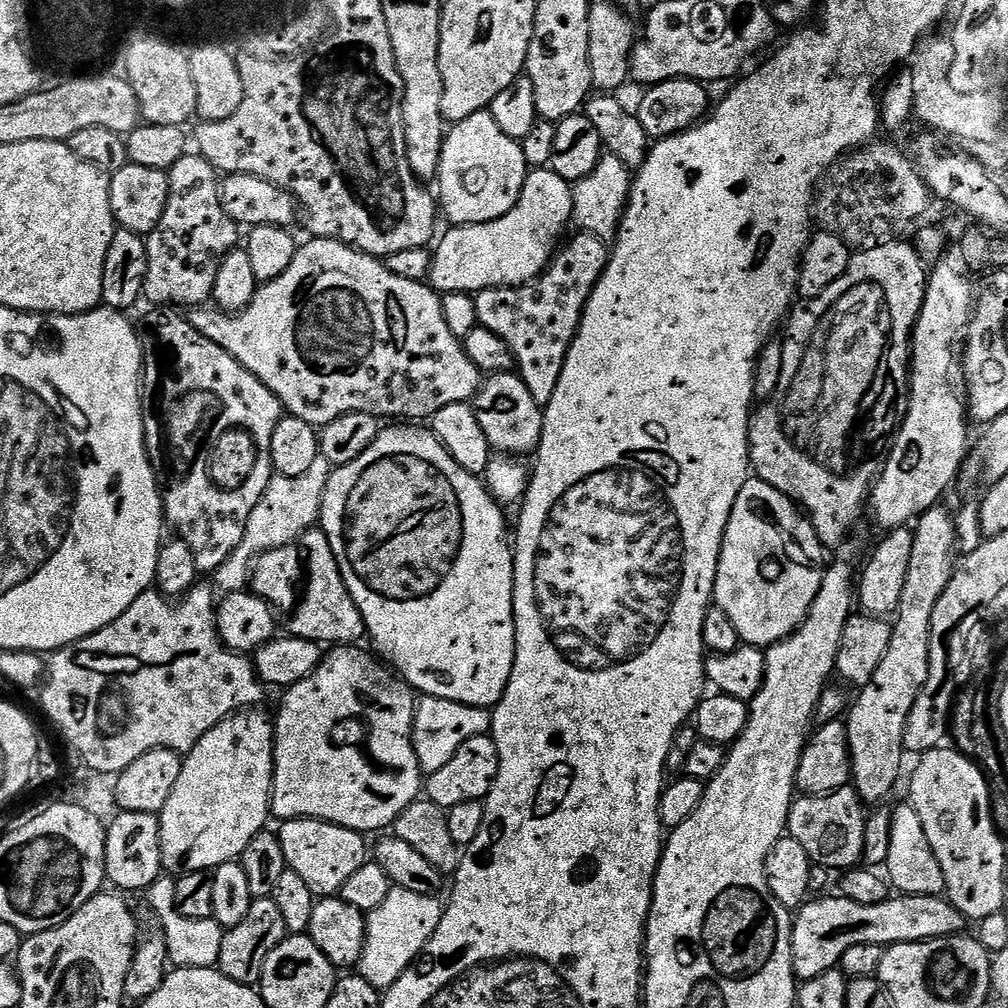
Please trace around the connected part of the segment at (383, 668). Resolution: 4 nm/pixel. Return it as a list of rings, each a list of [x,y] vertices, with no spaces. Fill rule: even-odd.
[[[360,646],[333,647],[323,653],[320,665],[309,676],[302,678],[302,682],[291,684],[281,695],[284,697],[280,700],[280,713],[274,716],[276,745],[274,746],[272,806],[270,809],[271,815],[275,819],[277,816],[277,821],[307,820],[311,818],[325,820],[361,834],[369,834],[368,832],[376,832],[379,828],[391,829],[396,823],[398,814],[402,814],[402,810],[406,810],[406,806],[410,806],[421,795],[422,773],[412,745],[412,727],[416,717],[417,693],[412,685],[400,679],[399,675],[387,663],[381,662],[371,651],[369,652],[363,652]]]

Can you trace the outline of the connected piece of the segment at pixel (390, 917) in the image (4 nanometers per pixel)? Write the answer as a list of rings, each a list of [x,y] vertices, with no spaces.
[[[393,886],[390,894],[373,912],[366,916],[366,942],[362,950],[362,958],[358,965],[358,975],[366,978],[370,986],[387,990],[402,978],[402,974],[424,952],[426,942],[438,930],[438,922],[444,913],[444,904],[437,897],[426,894],[414,894],[414,890],[406,890]]]

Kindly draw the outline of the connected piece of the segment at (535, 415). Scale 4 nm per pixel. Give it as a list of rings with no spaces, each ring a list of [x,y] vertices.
[[[514,372],[491,373],[472,399],[475,417],[489,446],[499,455],[531,455],[540,445],[544,425],[543,407],[530,395],[521,377]]]

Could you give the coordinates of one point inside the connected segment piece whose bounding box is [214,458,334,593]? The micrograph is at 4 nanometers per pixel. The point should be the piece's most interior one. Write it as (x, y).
(291, 505)

